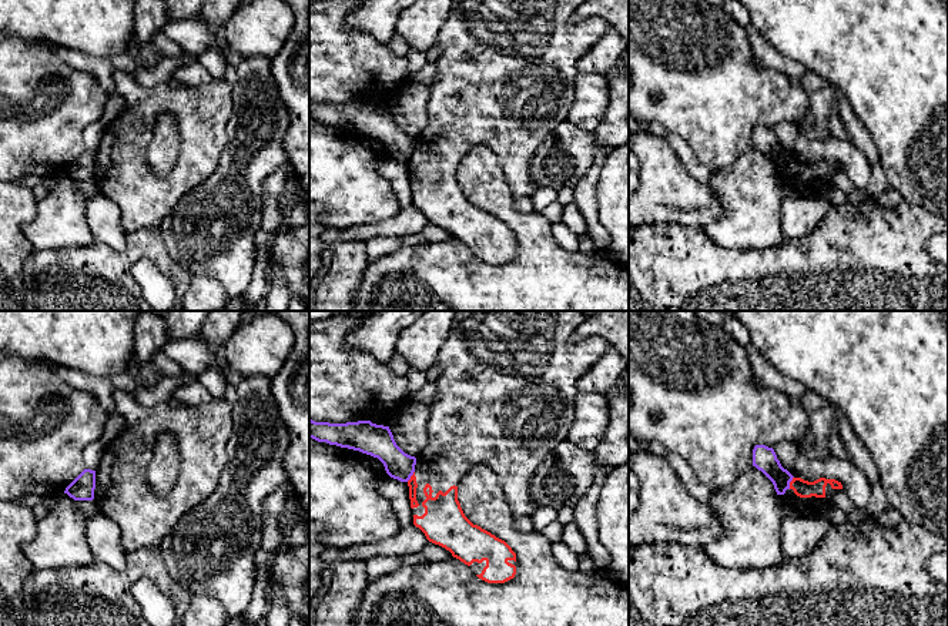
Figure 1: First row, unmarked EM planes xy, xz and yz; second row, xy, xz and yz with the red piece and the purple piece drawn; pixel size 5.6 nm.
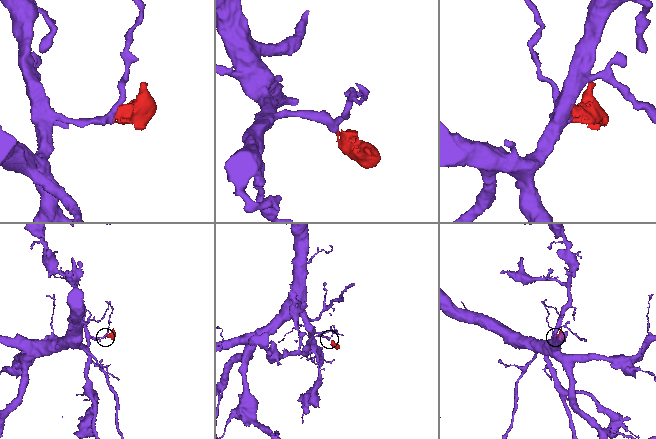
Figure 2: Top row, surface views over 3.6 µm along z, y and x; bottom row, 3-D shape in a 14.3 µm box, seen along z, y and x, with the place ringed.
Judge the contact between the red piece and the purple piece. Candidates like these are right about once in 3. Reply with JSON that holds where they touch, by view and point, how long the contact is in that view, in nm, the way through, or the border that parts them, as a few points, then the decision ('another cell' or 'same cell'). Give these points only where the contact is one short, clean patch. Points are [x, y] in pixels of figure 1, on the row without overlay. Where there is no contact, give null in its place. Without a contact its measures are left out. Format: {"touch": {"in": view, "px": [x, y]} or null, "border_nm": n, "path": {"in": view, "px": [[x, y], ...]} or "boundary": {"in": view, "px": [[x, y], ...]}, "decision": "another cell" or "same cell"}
{"touch": {"in": "yz", "px": [790, 163]}, "border_nm": 80, "boundary": {"in": "yz", "px": [[793, 157], [789, 168]]}, "decision": "another cell"}

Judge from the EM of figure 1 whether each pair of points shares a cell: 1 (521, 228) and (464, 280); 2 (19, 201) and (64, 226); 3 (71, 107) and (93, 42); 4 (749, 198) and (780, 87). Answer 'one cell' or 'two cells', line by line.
1: one cell
2: two cells
3: two cells
4: two cells

